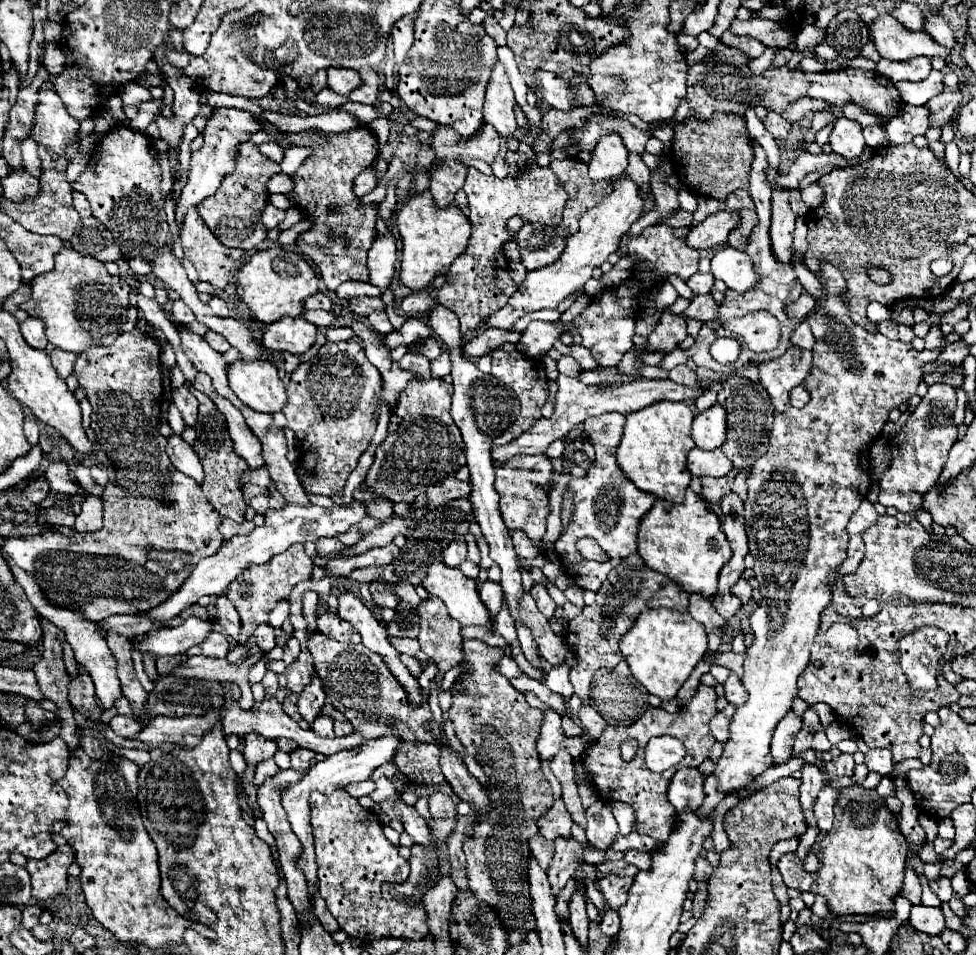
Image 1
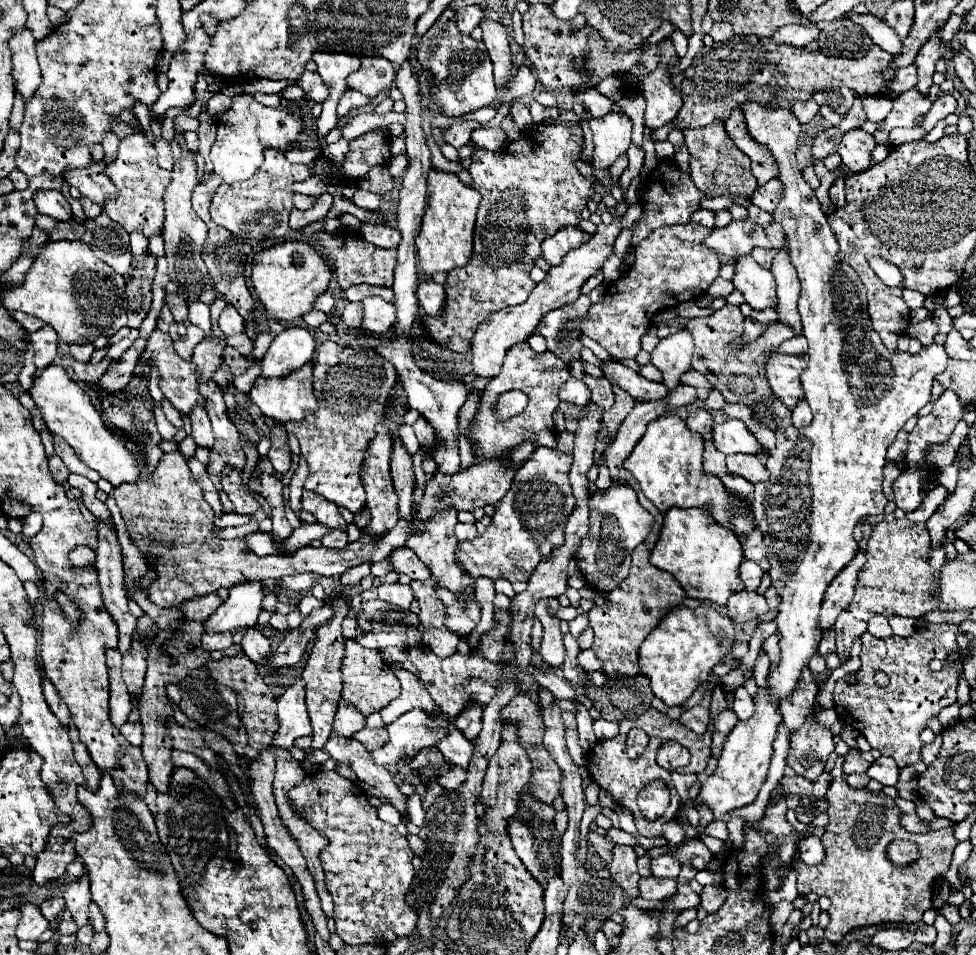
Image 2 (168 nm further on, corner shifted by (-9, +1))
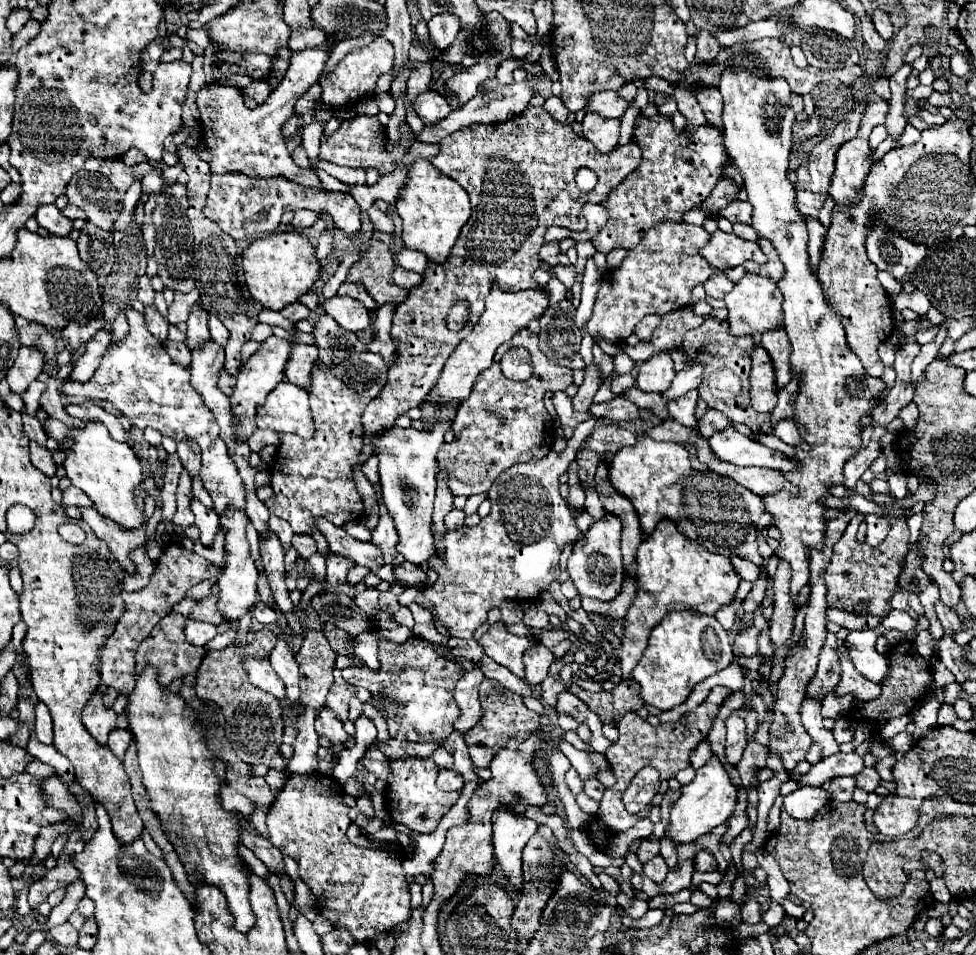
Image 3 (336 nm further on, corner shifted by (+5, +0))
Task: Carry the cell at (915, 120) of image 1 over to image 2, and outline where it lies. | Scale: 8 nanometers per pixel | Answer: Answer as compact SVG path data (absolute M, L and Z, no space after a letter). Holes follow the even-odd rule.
M943 94L943 96L939 96L939 98L933 102L929 114L925 114L925 118L923 118L917 126L921 126L923 130L929 132L939 120L943 120L947 114L953 114L955 110L957 110L957 100L955 100L951 94Z

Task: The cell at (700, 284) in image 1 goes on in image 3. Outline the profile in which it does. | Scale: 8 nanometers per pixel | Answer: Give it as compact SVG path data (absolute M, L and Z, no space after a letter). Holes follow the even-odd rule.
M717 273L717 275L711 275L709 281L703 283L703 287L705 287L705 291L707 291L709 297L723 299L733 289L733 283L723 273Z

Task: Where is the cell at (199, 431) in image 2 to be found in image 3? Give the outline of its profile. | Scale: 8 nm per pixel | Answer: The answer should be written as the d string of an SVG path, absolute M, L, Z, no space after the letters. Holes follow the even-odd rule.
M179 441L177 443L177 455L183 463L183 467L195 477L201 469L201 449L197 449L197 443L193 441Z

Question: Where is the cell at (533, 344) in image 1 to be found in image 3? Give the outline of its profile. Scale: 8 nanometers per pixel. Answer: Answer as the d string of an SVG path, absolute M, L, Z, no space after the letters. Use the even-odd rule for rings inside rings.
M663 221L661 225L655 225L653 229L649 229L643 235L641 243L627 251L627 257L623 259L621 267L607 271L611 275L601 279L601 289L595 299L593 315L585 323L589 335L595 339L595 343L599 343L601 339L605 339L609 343L623 343L645 315L649 315L649 313L665 315L673 309L681 309L681 307L689 305L691 289L699 283L705 283L713 275L711 265L699 253L699 249L705 245L705 233L707 231L703 227L695 227L695 225L687 225L687 223L671 223L671 221L669 223Z

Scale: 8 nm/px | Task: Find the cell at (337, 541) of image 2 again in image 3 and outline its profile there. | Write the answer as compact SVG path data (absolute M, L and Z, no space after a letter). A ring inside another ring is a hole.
M295 535L293 537L293 547L297 549L299 557L307 559L307 557L311 557L315 553L317 543L315 543L315 539L311 535Z

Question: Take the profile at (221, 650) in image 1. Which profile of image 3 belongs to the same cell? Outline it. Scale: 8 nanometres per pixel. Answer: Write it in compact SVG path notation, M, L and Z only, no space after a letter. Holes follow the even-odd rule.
M187 621L185 625L185 637L189 643L203 647L217 635L217 627L211 623L201 623L201 621Z

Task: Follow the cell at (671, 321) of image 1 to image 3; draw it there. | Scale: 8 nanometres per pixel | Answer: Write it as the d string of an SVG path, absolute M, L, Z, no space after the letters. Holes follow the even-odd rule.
M669 351L657 353L639 365L637 387L641 391L663 393L665 389L669 389L673 377L675 377L675 369L673 369L673 359Z

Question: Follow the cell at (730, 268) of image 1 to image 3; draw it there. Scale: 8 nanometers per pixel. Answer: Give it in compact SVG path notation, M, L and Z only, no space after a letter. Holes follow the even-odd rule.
M745 273L745 277L737 281L733 291L725 297L725 305L729 309L729 325L731 325L733 335L753 335L755 331L763 333L783 323L781 321L781 293L773 281L761 275Z

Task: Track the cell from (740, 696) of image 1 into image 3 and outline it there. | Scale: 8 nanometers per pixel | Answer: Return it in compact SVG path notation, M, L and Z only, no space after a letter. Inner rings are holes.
M733 711L725 721L725 725L727 725L725 757L731 765L737 765L747 745L747 727L745 727L745 721L739 717L739 711Z

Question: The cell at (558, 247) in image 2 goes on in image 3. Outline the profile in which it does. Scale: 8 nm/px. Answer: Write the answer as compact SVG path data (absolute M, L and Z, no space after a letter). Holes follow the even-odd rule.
M559 241L543 243L543 247L539 249L539 257L541 257L541 261L545 261L545 263L551 265L551 267L557 265L557 255L559 255Z

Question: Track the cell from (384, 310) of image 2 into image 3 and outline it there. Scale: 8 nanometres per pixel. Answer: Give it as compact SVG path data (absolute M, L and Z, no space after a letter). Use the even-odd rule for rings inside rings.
M337 295L333 299L327 299L323 303L323 309L347 331L363 331L371 325L371 315L365 309L365 305L361 305L361 301L351 299L347 295Z

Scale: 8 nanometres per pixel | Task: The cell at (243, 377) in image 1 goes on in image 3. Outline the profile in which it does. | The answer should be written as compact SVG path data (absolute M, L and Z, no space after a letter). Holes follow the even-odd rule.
M281 381L281 385L269 393L263 407L257 409L255 421L261 429L287 431L303 439L313 437L307 391L289 381Z

